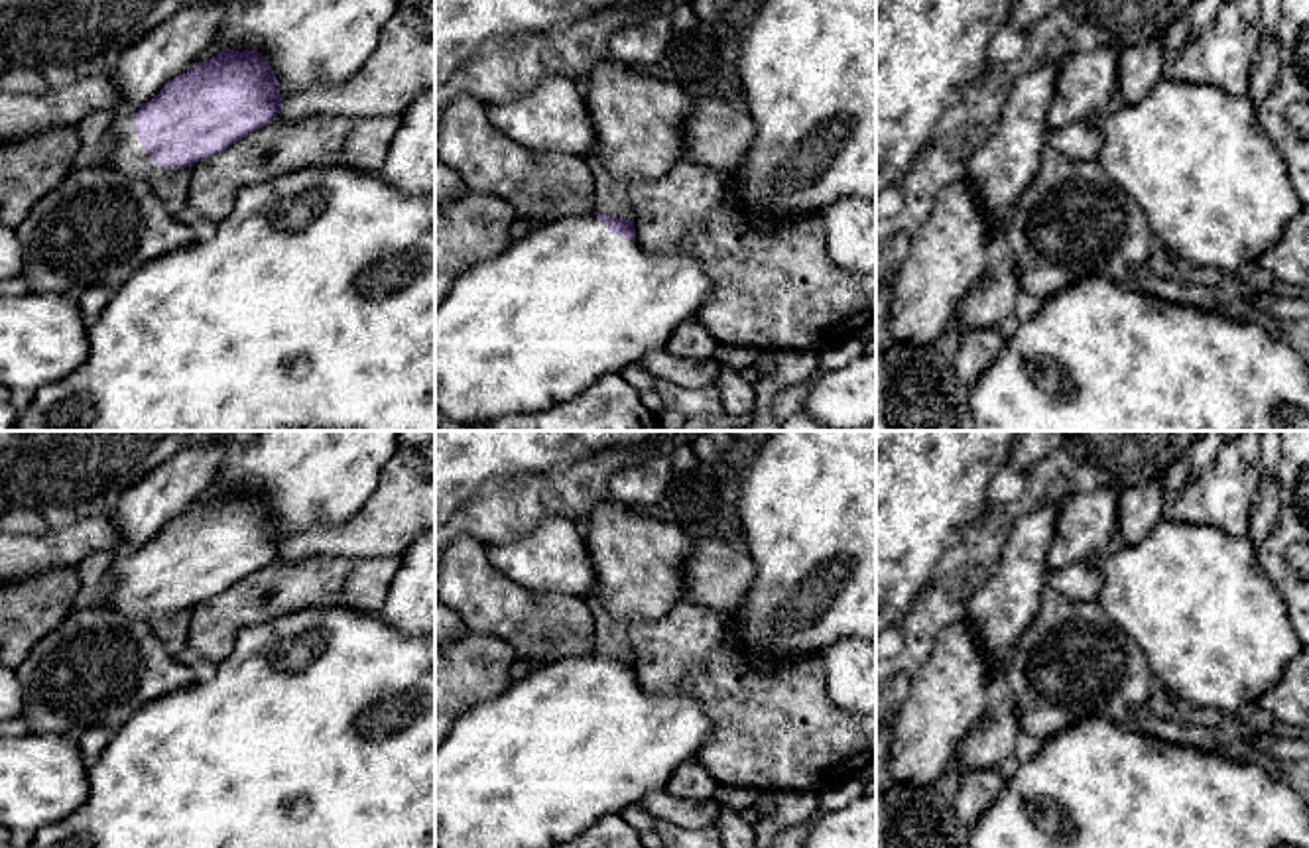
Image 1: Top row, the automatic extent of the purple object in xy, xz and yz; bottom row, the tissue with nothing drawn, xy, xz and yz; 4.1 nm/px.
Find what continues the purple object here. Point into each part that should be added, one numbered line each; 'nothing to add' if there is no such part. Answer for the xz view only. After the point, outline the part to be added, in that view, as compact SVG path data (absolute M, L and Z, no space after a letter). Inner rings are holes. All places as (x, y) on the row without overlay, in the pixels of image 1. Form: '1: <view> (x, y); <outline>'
1: xz (567, 744); M596 651L537 665L502 695L468 708L435 750L435 848L555 848L606 815L665 789L675 767L699 759L713 720L687 695L652 695L610 675Z

